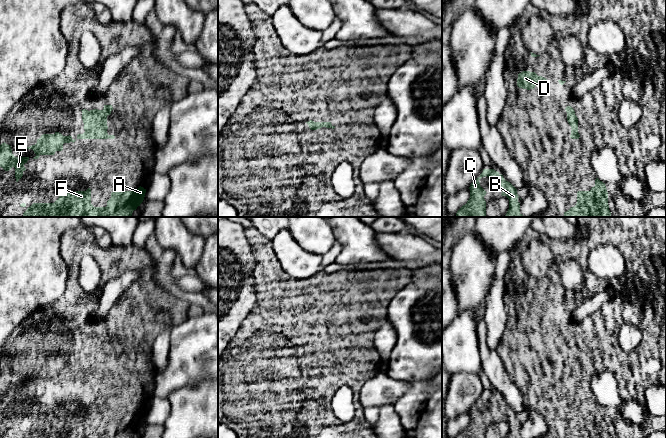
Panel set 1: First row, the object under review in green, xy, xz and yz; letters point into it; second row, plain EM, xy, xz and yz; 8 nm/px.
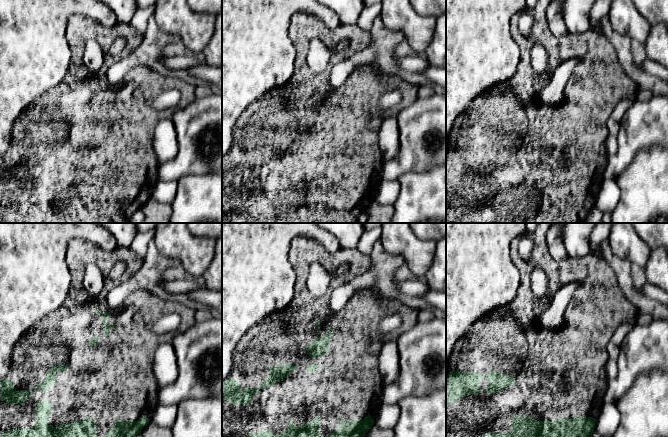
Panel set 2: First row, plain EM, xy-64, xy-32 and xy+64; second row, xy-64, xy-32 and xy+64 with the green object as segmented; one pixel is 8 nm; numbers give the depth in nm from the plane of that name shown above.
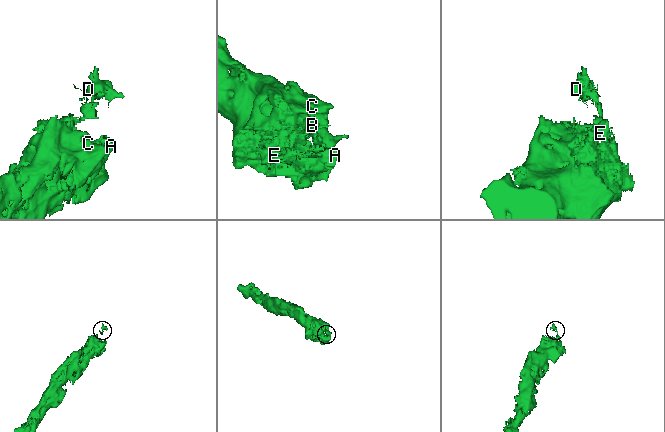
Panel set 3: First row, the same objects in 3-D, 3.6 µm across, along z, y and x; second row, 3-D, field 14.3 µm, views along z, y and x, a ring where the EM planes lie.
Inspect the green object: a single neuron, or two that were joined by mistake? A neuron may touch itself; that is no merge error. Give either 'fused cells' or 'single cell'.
single cell

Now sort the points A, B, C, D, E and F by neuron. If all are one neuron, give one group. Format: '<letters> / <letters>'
A B C D E F

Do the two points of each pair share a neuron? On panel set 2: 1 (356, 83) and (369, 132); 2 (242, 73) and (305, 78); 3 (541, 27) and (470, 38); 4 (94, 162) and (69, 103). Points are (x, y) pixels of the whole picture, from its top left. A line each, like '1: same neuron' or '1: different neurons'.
1: same neuron
2: different neurons
3: different neurons
4: same neuron

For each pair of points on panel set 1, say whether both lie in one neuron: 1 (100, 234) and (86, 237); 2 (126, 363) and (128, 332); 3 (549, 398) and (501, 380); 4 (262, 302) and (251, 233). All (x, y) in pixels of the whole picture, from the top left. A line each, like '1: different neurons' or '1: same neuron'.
1: different neurons
2: same neuron
3: different neurons
4: same neuron

